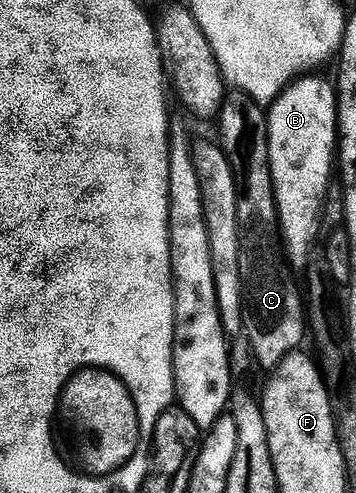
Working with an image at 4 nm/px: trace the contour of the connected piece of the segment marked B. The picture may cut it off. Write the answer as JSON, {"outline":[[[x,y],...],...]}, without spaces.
{"outline":[[[303,76],[287,87],[274,102],[270,103],[267,114],[267,139],[269,140],[269,158],[271,175],[275,185],[275,203],[279,209],[279,228],[285,250],[297,261],[307,258],[307,249],[311,246],[311,237],[315,234],[315,225],[319,222],[319,213],[323,210],[323,201],[327,198],[327,189],[331,186],[331,165],[337,162],[337,135],[339,133],[339,100],[337,90],[319,76]]]}

